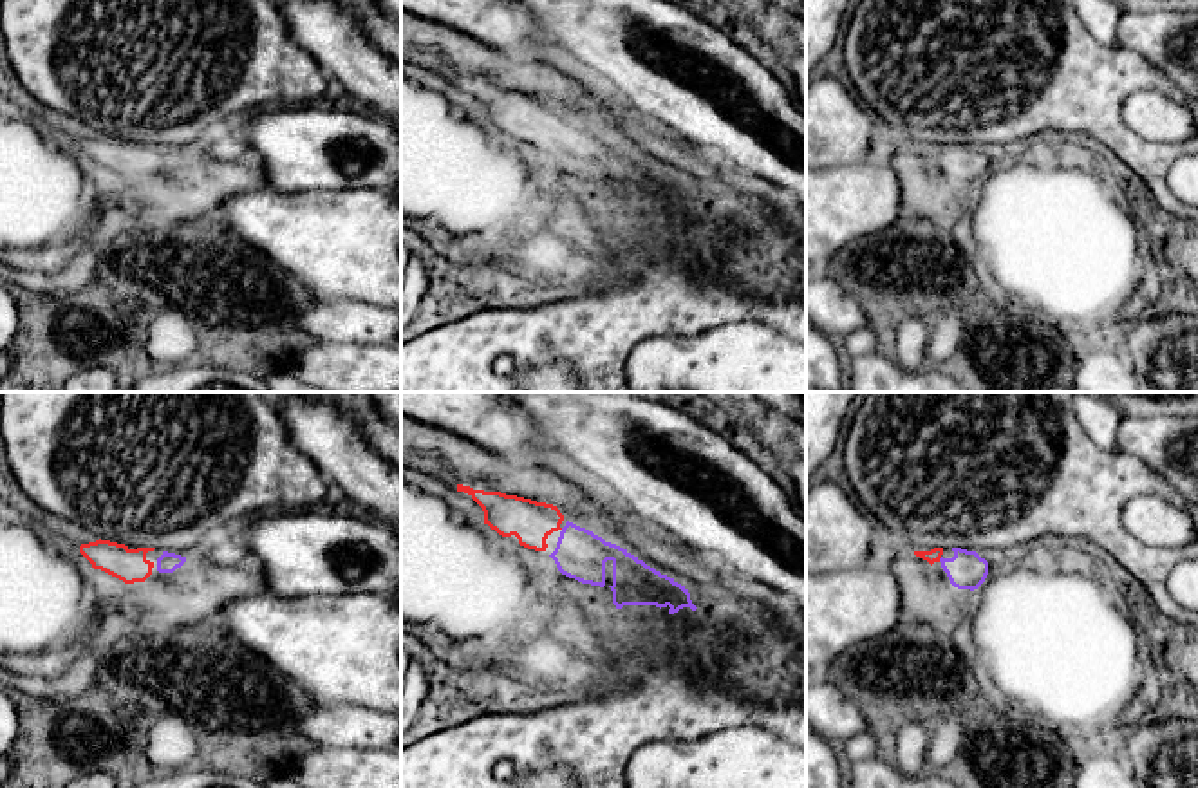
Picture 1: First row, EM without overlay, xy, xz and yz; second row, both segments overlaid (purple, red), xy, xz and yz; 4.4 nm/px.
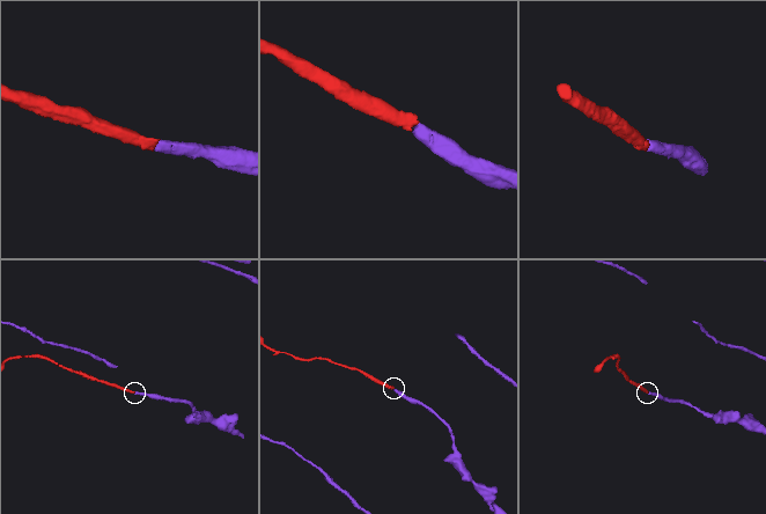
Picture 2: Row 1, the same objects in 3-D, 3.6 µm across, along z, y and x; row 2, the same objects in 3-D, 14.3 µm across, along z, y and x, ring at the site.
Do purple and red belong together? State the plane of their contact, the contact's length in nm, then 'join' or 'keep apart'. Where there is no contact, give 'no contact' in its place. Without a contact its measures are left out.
yz | 30 nm | join

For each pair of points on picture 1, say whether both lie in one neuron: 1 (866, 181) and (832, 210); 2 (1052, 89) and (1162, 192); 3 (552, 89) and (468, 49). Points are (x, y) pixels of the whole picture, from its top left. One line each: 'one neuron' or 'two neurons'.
1: one neuron
2: one neuron
3: one neuron

